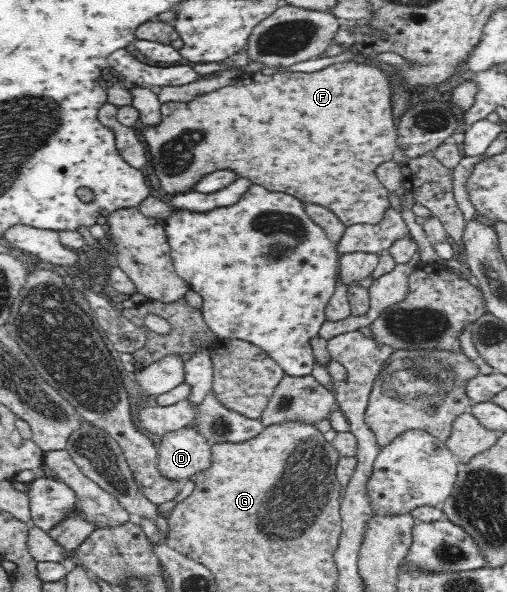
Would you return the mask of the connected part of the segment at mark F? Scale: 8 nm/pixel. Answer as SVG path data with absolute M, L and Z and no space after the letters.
M354 59L342 63L333 63L312 73L304 72L278 72L274 75L264 75L262 72L248 72L242 76L242 79L230 85L221 87L216 91L205 93L195 97L188 103L168 102L161 104L162 120L160 124L145 125L144 129L138 131L148 143L150 152L150 165L153 173L156 174L162 189L168 195L184 194L194 190L194 187L204 179L205 175L218 170L230 170L238 174L239 177L245 177L252 184L267 188L268 191L283 192L295 196L303 203L314 203L327 207L336 214L336 217L346 226L356 224L376 224L384 211L390 206L388 200L389 190L377 179L375 170L382 163L392 160L393 154L397 149L398 129L394 125L392 116L392 71L388 67L378 67L372 63L358 63Z

